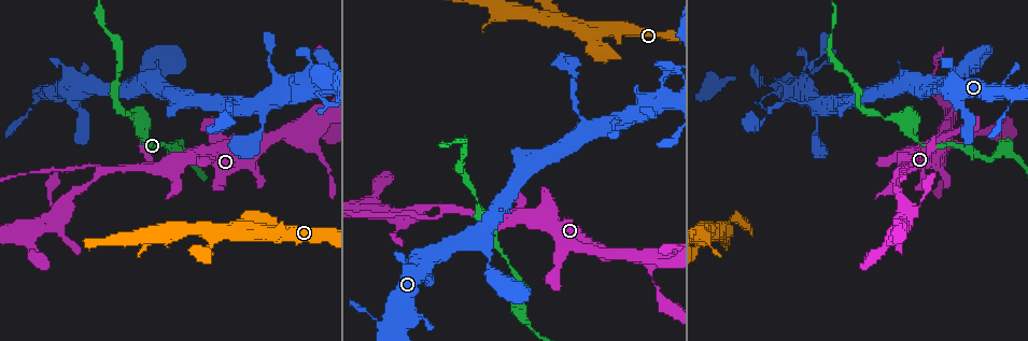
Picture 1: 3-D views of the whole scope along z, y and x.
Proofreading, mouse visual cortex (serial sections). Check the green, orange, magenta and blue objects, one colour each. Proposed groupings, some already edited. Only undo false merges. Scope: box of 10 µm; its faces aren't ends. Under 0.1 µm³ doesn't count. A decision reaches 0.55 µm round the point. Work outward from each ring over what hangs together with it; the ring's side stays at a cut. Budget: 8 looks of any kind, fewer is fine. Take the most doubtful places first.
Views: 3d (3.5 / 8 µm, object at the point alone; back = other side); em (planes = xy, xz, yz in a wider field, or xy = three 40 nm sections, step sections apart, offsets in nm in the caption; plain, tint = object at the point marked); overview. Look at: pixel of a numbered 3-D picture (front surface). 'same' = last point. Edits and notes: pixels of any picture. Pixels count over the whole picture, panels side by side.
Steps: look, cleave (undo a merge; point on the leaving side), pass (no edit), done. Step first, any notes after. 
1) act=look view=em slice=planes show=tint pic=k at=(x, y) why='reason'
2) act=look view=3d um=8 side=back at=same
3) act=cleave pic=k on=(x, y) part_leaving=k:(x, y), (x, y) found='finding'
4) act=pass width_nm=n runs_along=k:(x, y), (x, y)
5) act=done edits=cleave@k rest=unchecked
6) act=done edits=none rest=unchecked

act=look view=3d um=8 pic=1 at=(448, 210) why='three arms meet'

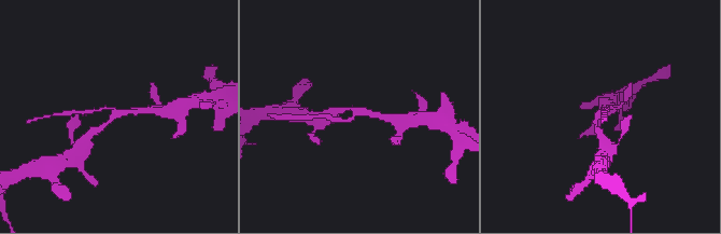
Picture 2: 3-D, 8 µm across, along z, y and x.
act=look view=em slice=xy step=3 show=tint at=same arms=3 arm_widths_nm=150,200,200 why='now the EM'

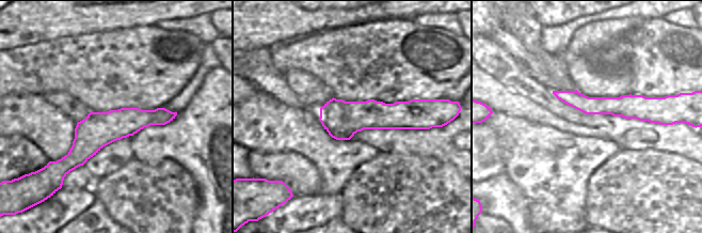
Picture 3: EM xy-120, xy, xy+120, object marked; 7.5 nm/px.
act=pass runs_along=3:(172, 114), (105, 127), (60, 162) found='one cell here'

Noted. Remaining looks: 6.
act=look view=3d um=3.5 side=back pic=1 at=(763, 96) why='abrupt turn'

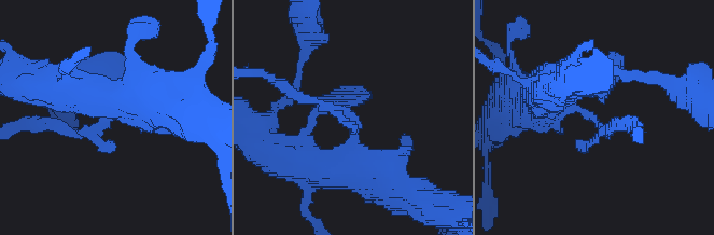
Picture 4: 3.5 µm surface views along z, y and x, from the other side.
act=look view=em slice=xy step=1 show=plain pic=4 at=(105, 118) why='now the EM'

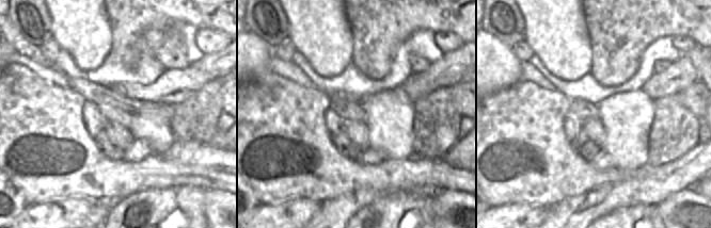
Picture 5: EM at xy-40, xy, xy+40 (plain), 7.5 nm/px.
act=look view=em slice=xy step=1 show=tint at=same

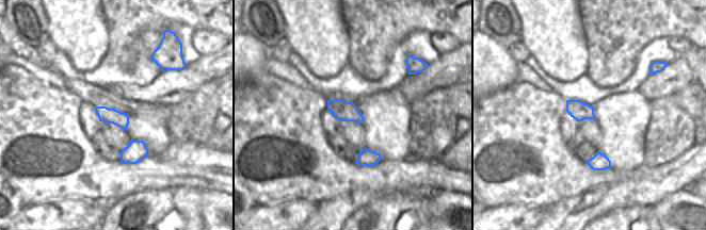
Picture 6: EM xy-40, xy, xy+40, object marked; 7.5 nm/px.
act=pass width_nm=160 runs_along=4:(534, 98), (592, 118), (601, 132), (576, 148) found='continuous, no second cell'

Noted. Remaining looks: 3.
act=look view=3d um=8 side=back pic=1 at=(640, 256) why='two arms in line, one across'

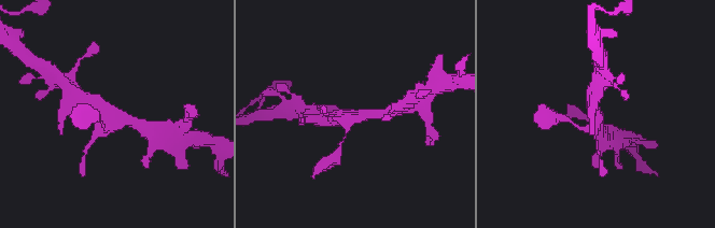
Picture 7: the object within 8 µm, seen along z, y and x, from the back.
act=look view=em slice=xy step=5 show=tint at=same why='need the tissue'

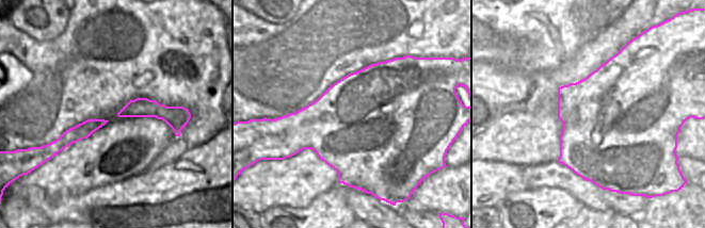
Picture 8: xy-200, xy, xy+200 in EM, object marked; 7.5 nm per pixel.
act=pass runs_along=8:(179, 112), (128, 110), (121, 114) found='all the same cell'

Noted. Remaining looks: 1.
act=done edits=none rest=unchecked

